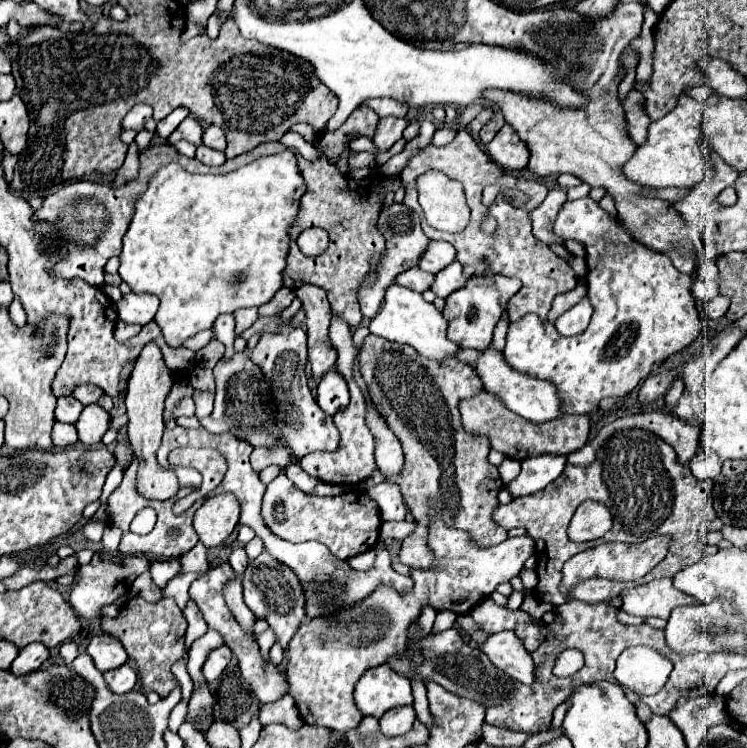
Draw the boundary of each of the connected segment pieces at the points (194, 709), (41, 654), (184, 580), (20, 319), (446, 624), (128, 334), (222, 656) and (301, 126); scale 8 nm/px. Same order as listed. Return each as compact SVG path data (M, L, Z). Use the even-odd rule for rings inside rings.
M207 685L195 687L193 695L189 699L189 713L187 713L187 721L193 721L197 717L209 717L213 711L214 701Z
M31 643L29 647L21 649L17 659L11 663L13 675L25 675L25 673L33 673L37 671L37 667L41 667L41 663L49 657L49 649L41 643Z
M183 573L183 575L175 577L175 579L169 581L169 585L163 589L163 595L165 595L165 597L173 597L175 603L179 605L179 609L183 611L185 605L187 605L187 601L189 601L187 589L189 589L189 585L191 585L195 579L199 579L199 577L201 577L199 573Z
M15 297L13 299L13 303L9 305L9 313L11 313L11 319L13 319L13 323L15 325L19 325L19 327L23 327L25 323L27 323L27 315L25 315L25 309L21 307L21 301Z
M439 611L431 633L441 633L445 629L451 629L455 625L455 619L457 619L457 615L453 615L453 611Z
M117 321L117 327L115 327L115 339L117 341L127 341L131 339L133 335L137 335L141 331L139 325L127 325L123 321Z
M225 645L209 651L209 655L207 655L205 663L203 663L203 677L207 681L217 679L223 673L223 669L227 667L231 657L233 657L233 653L229 653L229 647L225 647Z
M299 123L292 126L290 131L299 133L310 144L314 143L317 136L316 130L312 126L307 125L305 123Z

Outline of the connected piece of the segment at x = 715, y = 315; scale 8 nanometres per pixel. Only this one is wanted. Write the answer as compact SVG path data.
M723 295L713 297L713 299L707 301L707 305L705 305L705 313L707 313L709 319L719 319L719 317L723 317L723 315L727 313L727 309L729 309L729 299L725 299Z

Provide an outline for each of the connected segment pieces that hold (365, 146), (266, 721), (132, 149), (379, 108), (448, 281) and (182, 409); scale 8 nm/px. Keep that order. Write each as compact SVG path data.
M360 136L359 138L353 140L350 143L350 149L353 152L360 152L360 151L373 152L375 150L375 147L374 147L373 142L371 141L371 139L369 139L365 136Z
M283 697L275 703L269 703L269 705L263 705L261 711L259 711L259 723L261 725L271 725L271 723L281 723L289 729L297 729L303 725L299 713L297 713L297 707L293 703L291 697Z
M135 142L128 146L127 155L122 167L117 171L114 187L122 187L130 179L134 178L139 170L138 147Z
M369 99L363 102L364 105L375 109L375 113L379 117L389 117L389 115L395 115L395 117L405 117L407 115L407 105L401 103L401 101L395 101L395 99Z
M453 261L449 267L443 267L437 275L435 275L435 281L433 281L433 287L431 291L437 295L437 297L447 297L451 295L453 291L461 289L465 285L465 277L463 277L463 271L461 271L461 265L457 261Z
M185 397L185 399L181 399L181 401L175 403L175 407L173 407L173 411L171 411L171 417L173 417L173 419L177 419L177 417L181 417L181 415L191 417L193 413L195 413L195 403L193 403L191 397Z

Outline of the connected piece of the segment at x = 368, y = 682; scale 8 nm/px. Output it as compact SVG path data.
M389 665L373 667L355 685L355 703L363 715L377 719L393 707L413 705L409 679L395 673Z

